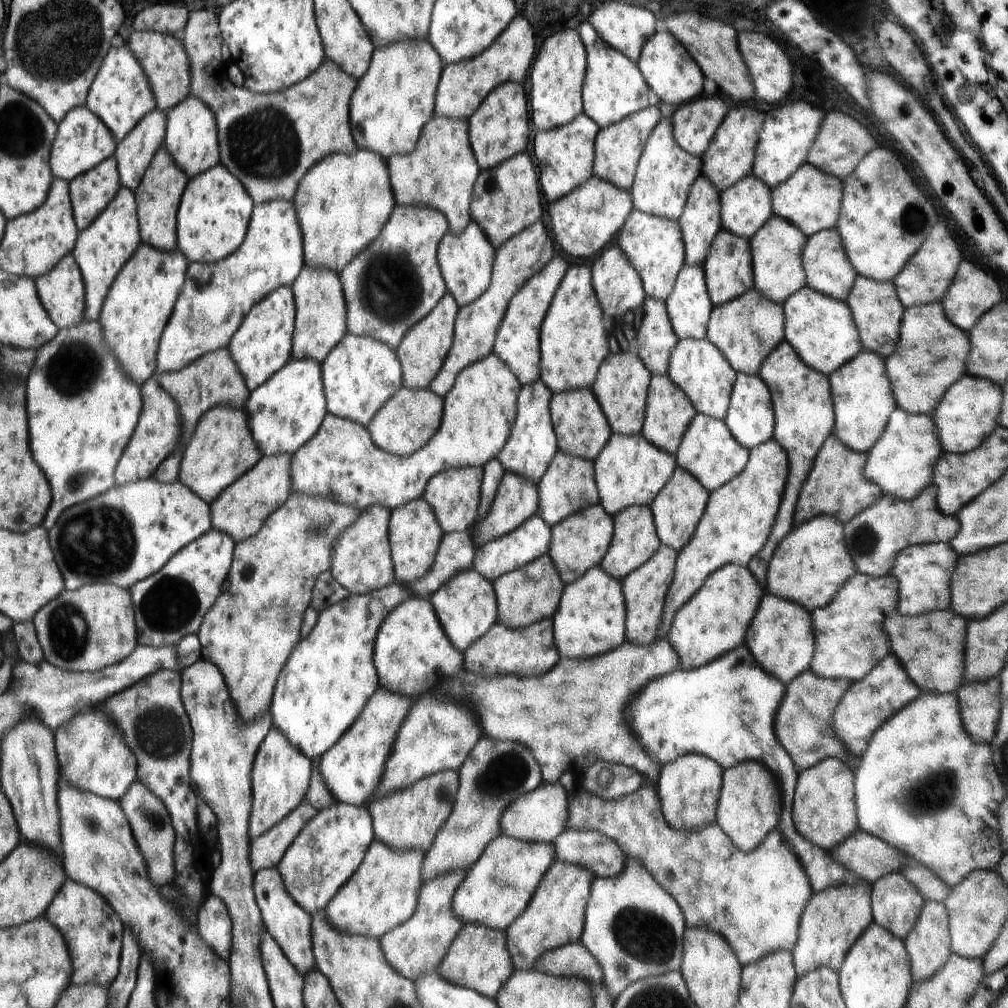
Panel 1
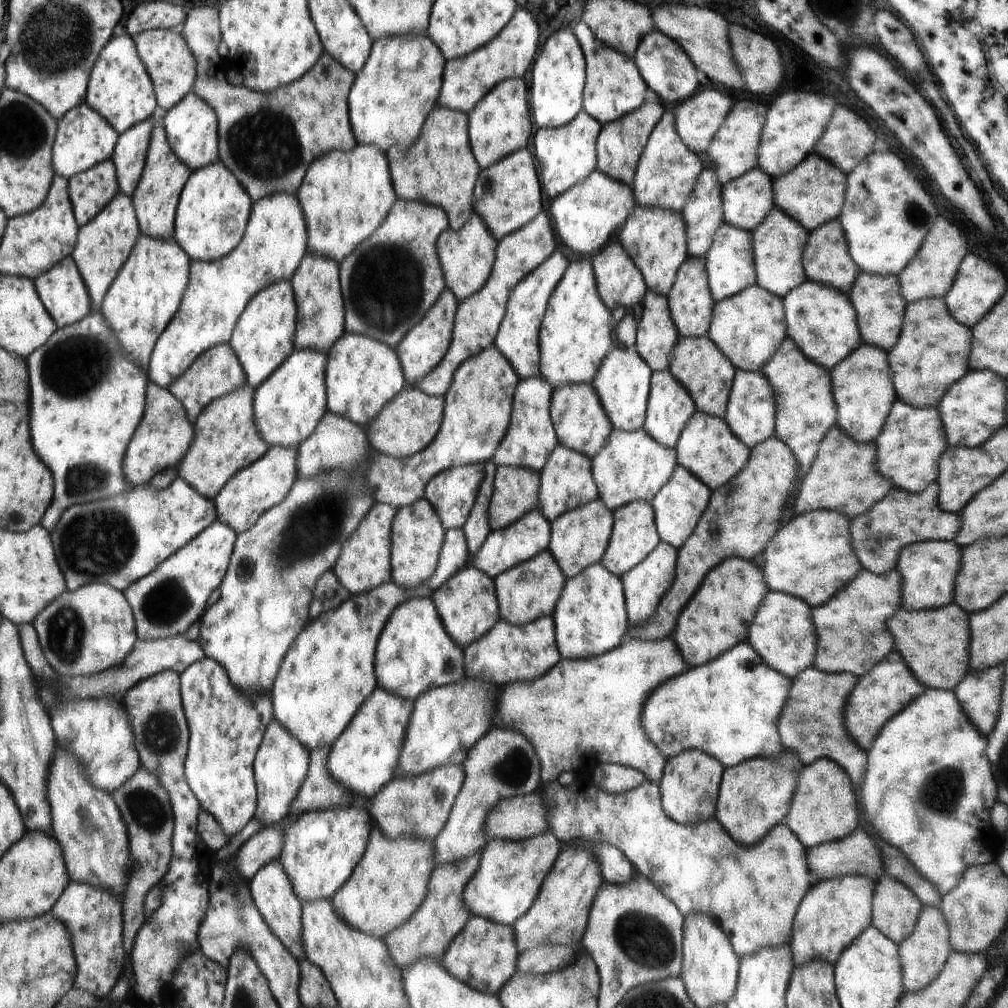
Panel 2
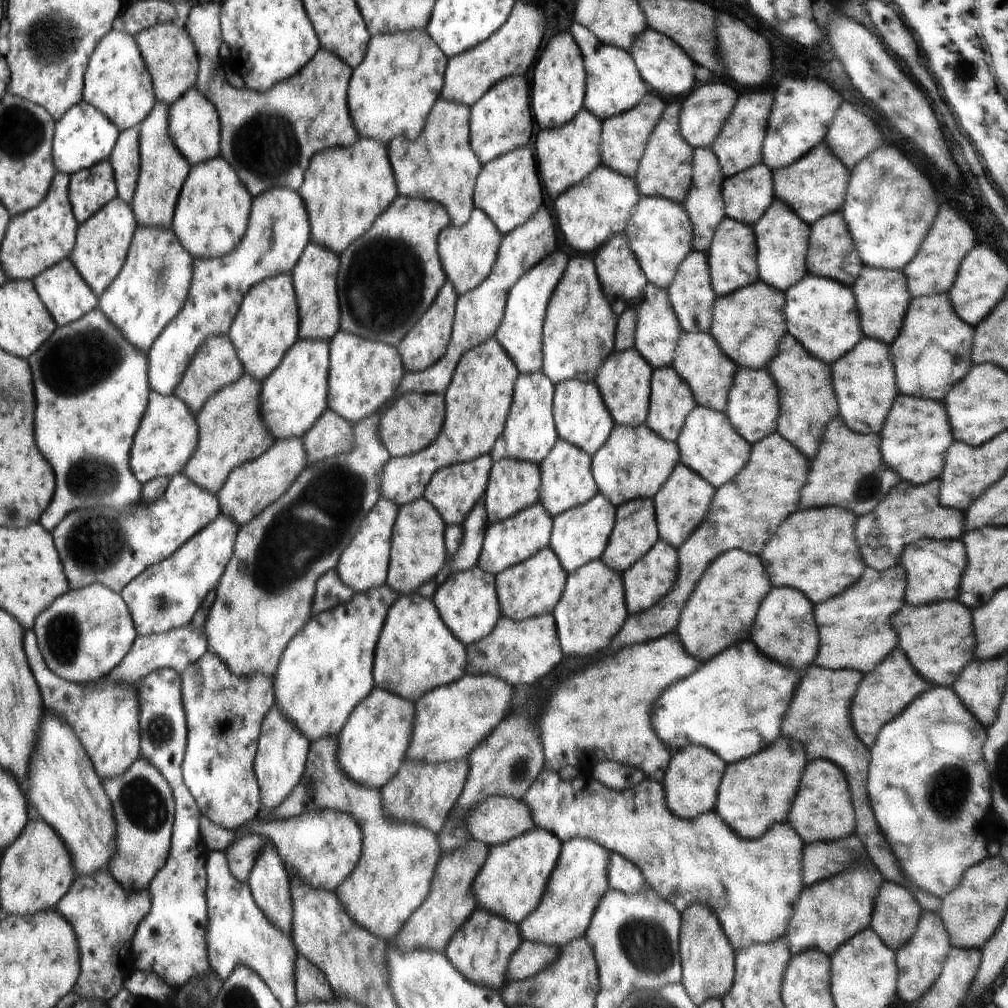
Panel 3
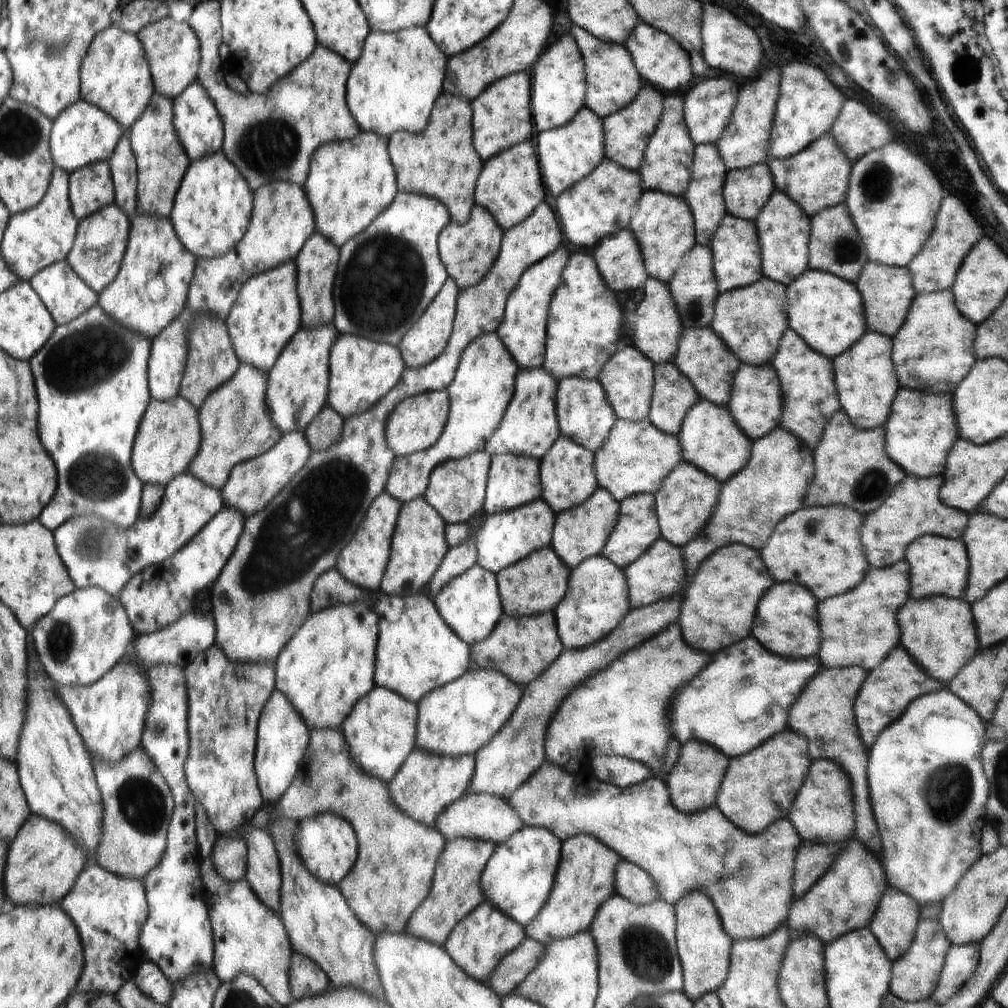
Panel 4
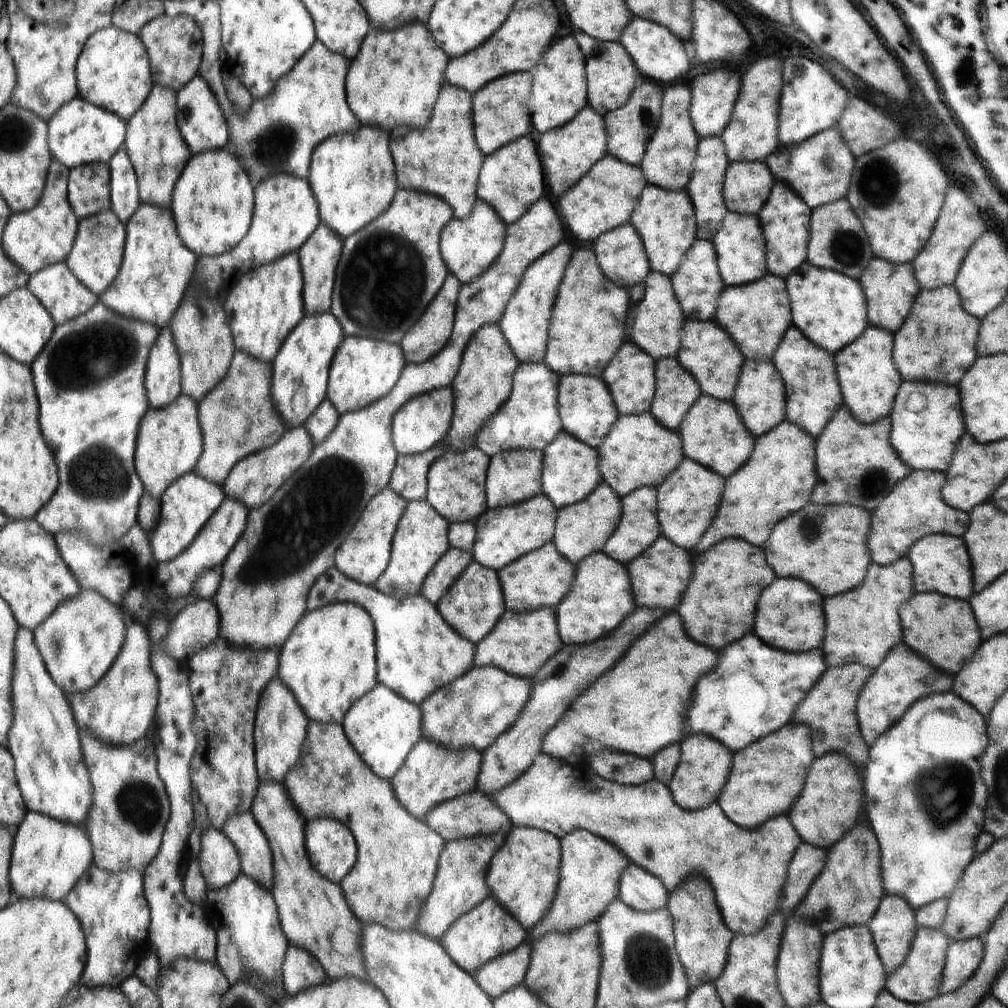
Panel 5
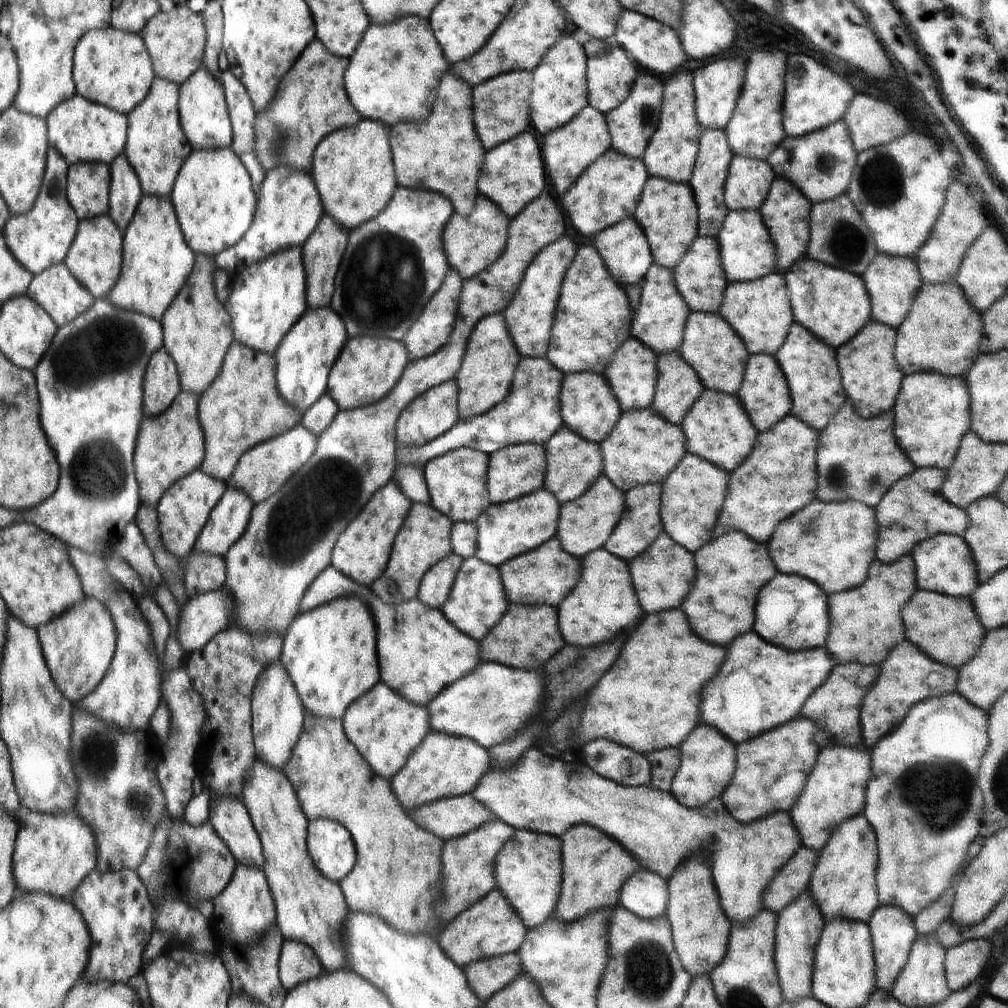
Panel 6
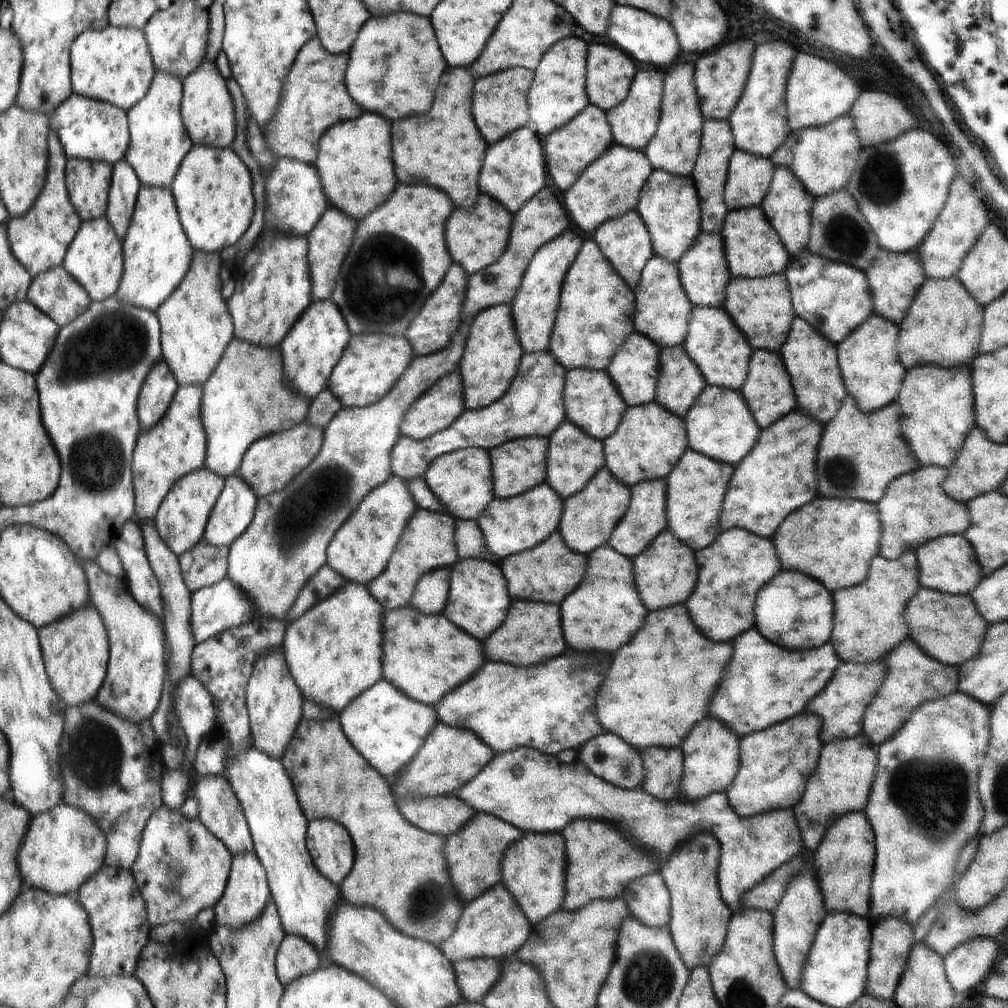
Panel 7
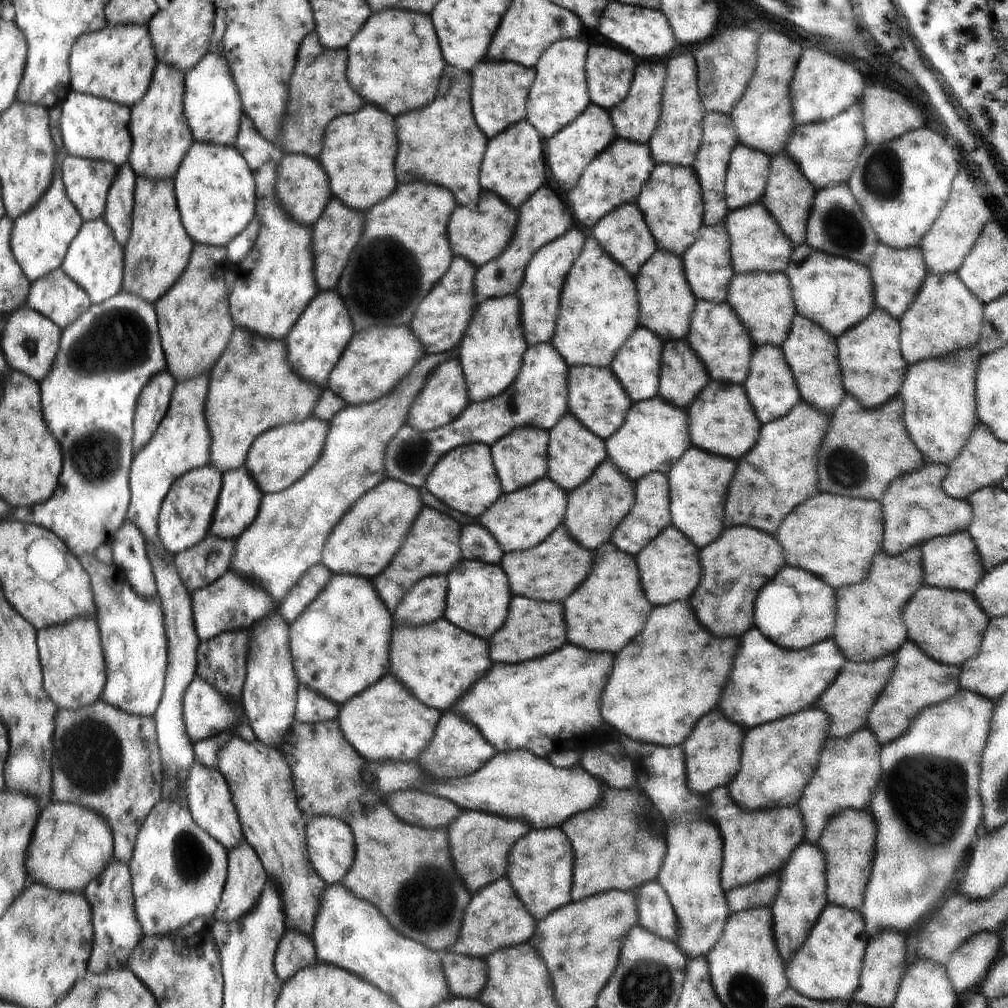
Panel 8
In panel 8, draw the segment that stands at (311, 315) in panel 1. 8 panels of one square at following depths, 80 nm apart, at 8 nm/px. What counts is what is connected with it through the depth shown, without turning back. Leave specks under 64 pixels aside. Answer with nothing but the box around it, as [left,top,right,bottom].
[312,197,365,291]

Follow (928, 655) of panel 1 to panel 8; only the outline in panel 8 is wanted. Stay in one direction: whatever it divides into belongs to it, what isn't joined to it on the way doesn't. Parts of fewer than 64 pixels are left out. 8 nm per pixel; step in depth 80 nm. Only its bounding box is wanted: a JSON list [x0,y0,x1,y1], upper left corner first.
[906,586,990,665]

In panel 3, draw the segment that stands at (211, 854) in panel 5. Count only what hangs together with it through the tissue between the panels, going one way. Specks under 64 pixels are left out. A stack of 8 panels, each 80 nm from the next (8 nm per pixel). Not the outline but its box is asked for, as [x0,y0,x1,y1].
[225,834,266,882]

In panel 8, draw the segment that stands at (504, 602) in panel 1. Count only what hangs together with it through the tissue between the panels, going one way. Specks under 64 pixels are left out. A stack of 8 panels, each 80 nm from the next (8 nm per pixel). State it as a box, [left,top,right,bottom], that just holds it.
[499,523,593,602]

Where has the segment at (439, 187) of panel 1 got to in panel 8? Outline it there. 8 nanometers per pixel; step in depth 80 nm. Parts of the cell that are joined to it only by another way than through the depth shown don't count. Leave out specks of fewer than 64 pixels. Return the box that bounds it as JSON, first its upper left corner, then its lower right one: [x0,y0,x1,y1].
[397,65,488,208]

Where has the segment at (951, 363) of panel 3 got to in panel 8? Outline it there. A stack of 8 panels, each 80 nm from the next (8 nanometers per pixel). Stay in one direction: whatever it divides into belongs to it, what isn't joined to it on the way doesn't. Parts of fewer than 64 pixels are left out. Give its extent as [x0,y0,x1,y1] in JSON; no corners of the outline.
[899,273,982,364]

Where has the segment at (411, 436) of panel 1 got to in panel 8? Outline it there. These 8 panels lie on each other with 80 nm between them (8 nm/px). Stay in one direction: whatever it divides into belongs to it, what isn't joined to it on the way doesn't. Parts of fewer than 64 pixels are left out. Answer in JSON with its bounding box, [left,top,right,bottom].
[406,357,471,431]

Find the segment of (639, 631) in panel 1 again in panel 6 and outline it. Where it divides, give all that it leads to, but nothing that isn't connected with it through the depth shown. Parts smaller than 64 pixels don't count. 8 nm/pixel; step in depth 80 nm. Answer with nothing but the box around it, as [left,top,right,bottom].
[629,533,696,613]

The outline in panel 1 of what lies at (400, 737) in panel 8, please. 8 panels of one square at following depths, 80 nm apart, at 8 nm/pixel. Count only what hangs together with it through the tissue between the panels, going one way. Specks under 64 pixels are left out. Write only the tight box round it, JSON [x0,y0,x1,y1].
[320,688,413,806]

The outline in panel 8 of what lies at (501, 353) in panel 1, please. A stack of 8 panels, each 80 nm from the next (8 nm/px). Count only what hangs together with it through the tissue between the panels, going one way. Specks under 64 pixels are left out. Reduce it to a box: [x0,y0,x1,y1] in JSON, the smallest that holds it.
[517,227,584,346]

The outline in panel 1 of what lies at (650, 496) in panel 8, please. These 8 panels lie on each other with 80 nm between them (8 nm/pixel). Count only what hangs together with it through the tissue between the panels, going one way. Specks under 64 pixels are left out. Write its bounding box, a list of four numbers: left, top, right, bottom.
[600,505,662,580]

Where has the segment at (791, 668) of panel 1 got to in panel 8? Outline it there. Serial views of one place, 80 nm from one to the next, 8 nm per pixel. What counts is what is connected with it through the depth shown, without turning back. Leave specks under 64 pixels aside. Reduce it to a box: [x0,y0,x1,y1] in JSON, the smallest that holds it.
[755,566,837,649]

